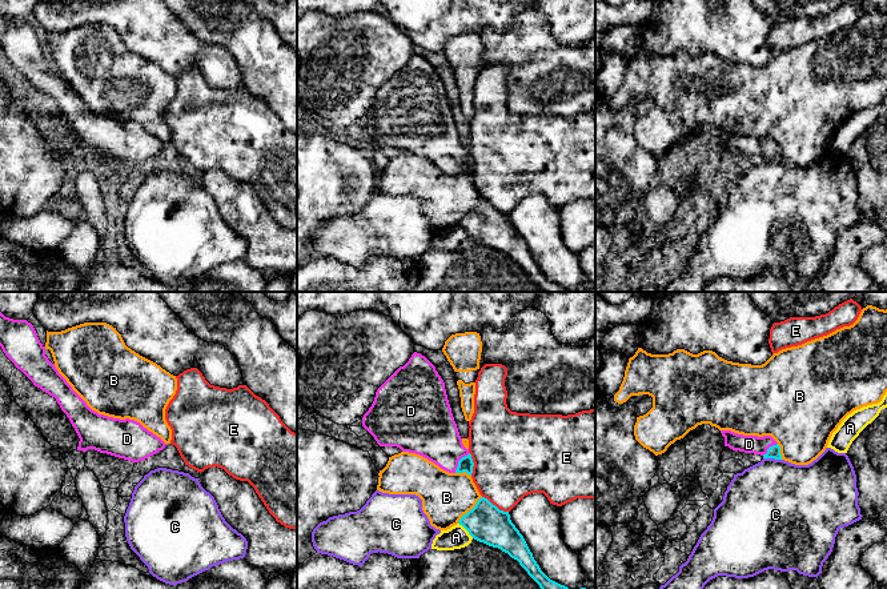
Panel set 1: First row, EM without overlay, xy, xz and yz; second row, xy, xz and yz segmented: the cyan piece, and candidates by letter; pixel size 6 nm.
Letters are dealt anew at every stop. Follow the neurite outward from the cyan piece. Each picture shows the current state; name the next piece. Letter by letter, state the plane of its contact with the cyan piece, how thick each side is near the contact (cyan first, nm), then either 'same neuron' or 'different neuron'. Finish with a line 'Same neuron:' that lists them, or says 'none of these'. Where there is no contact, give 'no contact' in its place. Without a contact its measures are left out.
A: meets cyan in xz; 240 nm thick on the cyan side, 140 nm on the other; different neuron
B: meets cyan in xz; 240 nm thick on the cyan side, 300 nm on the other; different neuron
C: meets cyan in yz; 80 nm thick on the cyan side, 480 nm on the other; different neuron
D: meets cyan in xz; 90 nm thick on the cyan side, 320 nm on the other; same neuron
E: meets cyan in xz; 240 nm thick on the cyan side, 400 nm on the other; different neuron
Same neuron: D

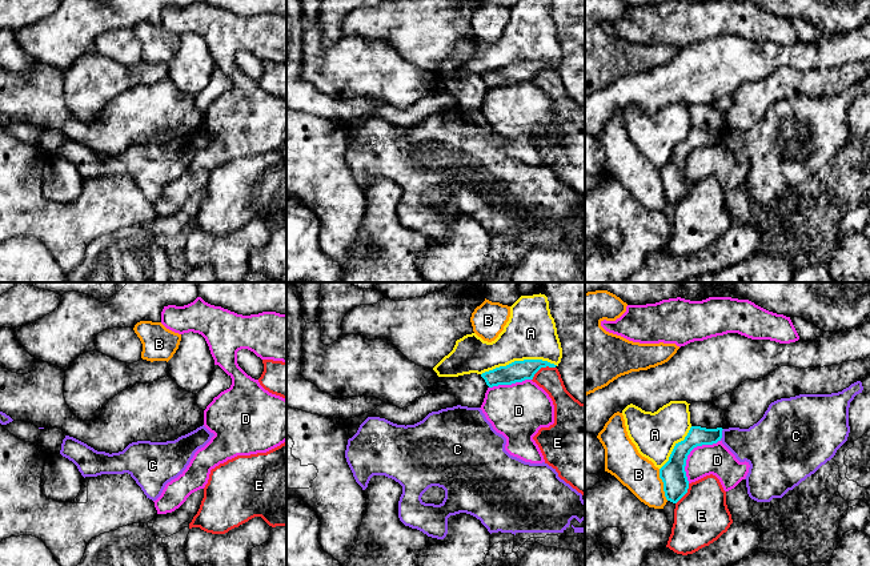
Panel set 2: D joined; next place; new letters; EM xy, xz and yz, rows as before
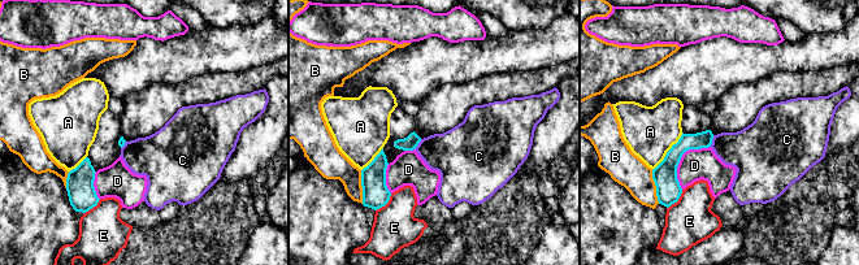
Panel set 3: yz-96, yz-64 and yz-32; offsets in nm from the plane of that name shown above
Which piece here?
A: meets cyan in xz; 130 nm thick on the cyan side, 320 nm on the other; different neuron
B: meets cyan in yz; 150 nm thick on the cyan side, 220 nm on the other; different neuron
C: meets cyan in yz; 120 nm thick on the cyan side, 260 nm on the other; different neuron
D: meets cyan in yz; 150 nm thick on the cyan side, 190 nm on the other; different neuron
E: meets cyan in xz; 130 nm thick on the cyan side, 140 nm on the other; different neuron
Same neuron: none of these

